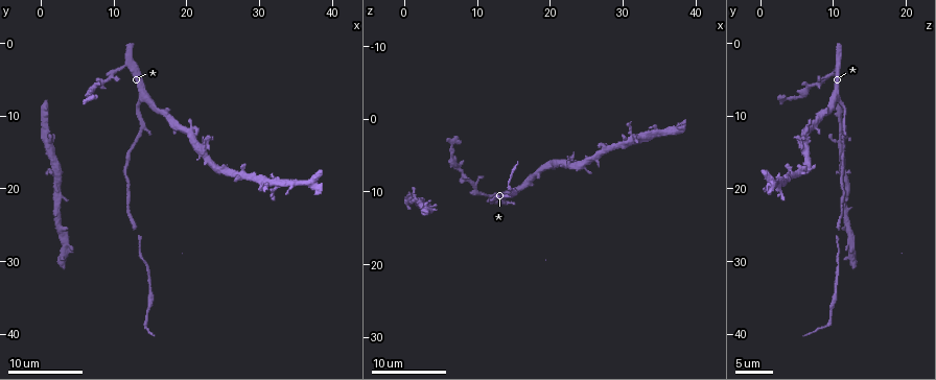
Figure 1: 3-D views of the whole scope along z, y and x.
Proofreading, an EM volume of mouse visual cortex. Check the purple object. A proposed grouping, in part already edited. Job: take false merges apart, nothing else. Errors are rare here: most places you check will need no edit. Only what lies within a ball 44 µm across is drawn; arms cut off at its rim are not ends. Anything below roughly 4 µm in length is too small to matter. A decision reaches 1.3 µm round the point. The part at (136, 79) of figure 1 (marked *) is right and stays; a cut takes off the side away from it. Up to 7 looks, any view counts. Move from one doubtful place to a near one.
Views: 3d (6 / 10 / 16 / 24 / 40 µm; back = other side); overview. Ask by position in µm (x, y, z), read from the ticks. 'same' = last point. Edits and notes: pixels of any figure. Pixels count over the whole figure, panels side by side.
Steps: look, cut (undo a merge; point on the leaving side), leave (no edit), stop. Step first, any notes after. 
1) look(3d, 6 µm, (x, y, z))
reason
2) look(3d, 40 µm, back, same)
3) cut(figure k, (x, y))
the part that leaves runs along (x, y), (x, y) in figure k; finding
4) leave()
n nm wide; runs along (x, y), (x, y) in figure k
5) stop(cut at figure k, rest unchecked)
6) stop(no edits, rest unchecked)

look(3d, 10 µm, (13.5, 8.0, 11.0))

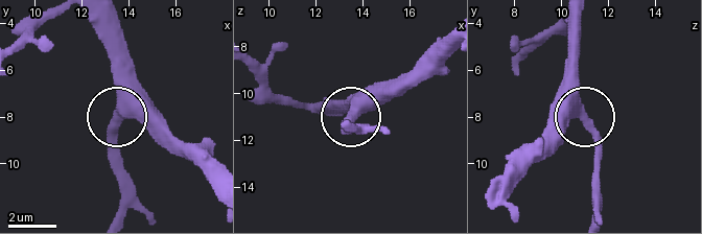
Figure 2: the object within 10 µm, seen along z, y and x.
leave()
runs along (107, 48), (120, 116), (142, 118), (158, 127) in figure 2; continuous, no second neuron

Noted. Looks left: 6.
look(3d, 6 µm, (12.5, 24.5, 11.0))

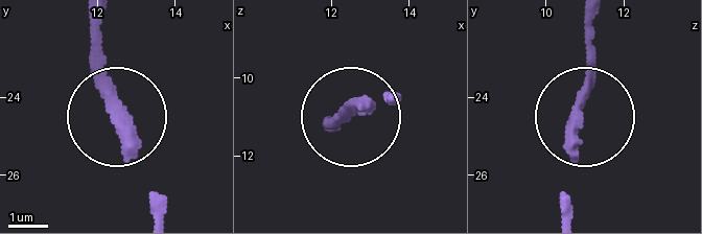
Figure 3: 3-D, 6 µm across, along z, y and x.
leave()
430 nm wide; runs along (594, 25), (565, 211) in figure 3; one neuron here

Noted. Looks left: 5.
look(3d, 10 µm, (13.5, 29.5, 11.0))
thick turns thin

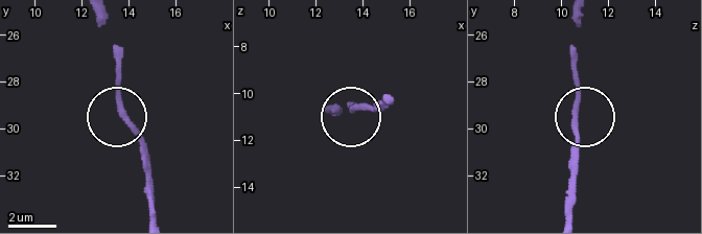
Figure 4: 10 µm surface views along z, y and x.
leave()
runs along (579, 17), (572, 52), (579, 158) in figure 4; all the same neuron

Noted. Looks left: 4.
look(3d, 6 µm, (13.5, 13.0, 11.0))
thick turns thin

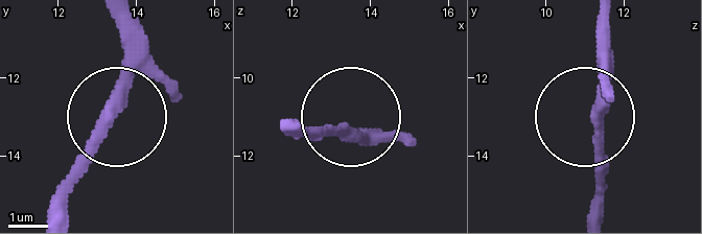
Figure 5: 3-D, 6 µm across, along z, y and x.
leave()
320 nm wide; runs along (605, 24), (594, 190) in figure 5; one neuron here

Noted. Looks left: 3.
stop(no edits, rest unchecked)

